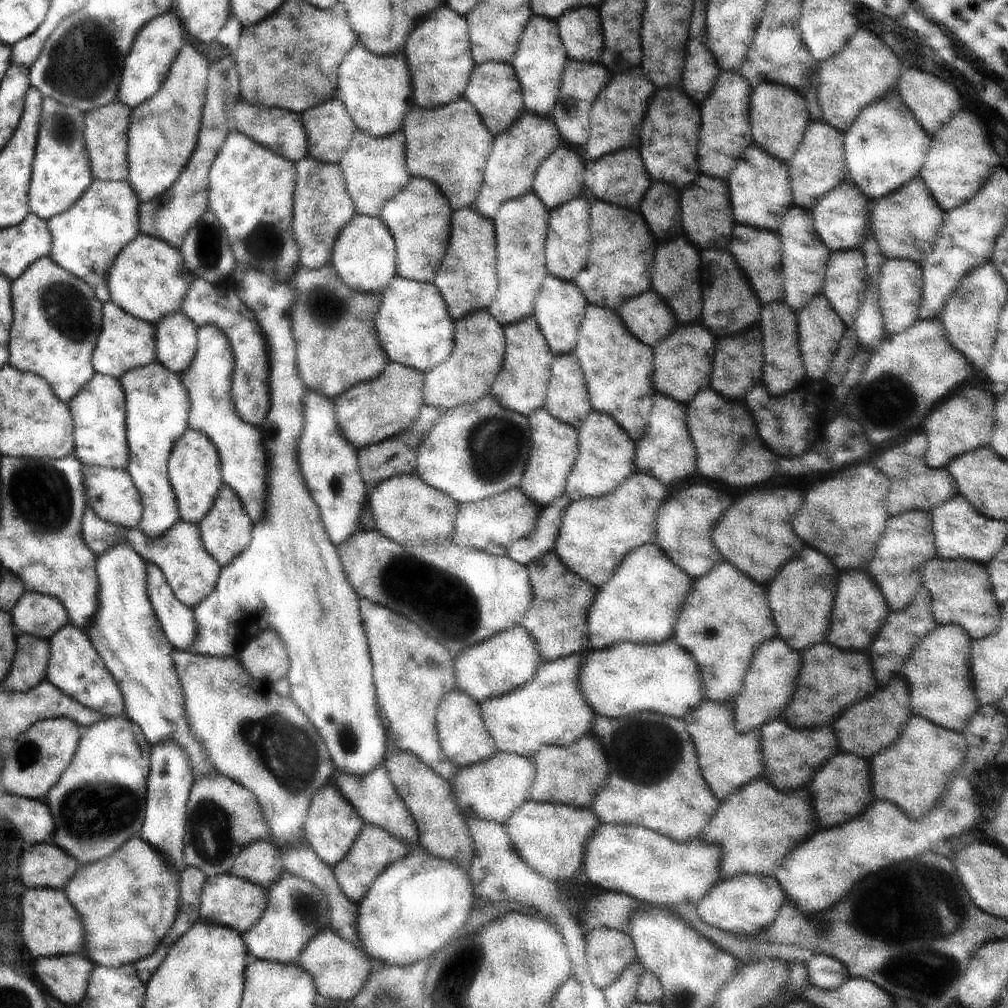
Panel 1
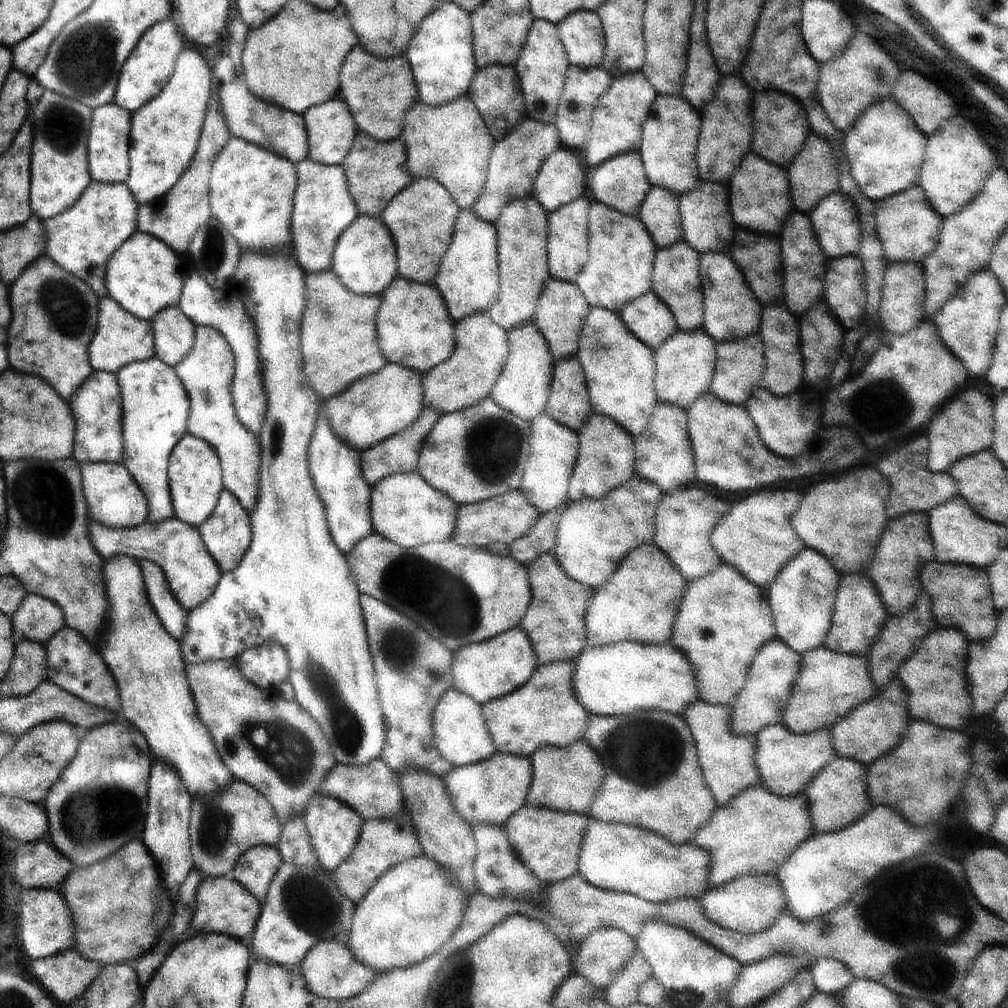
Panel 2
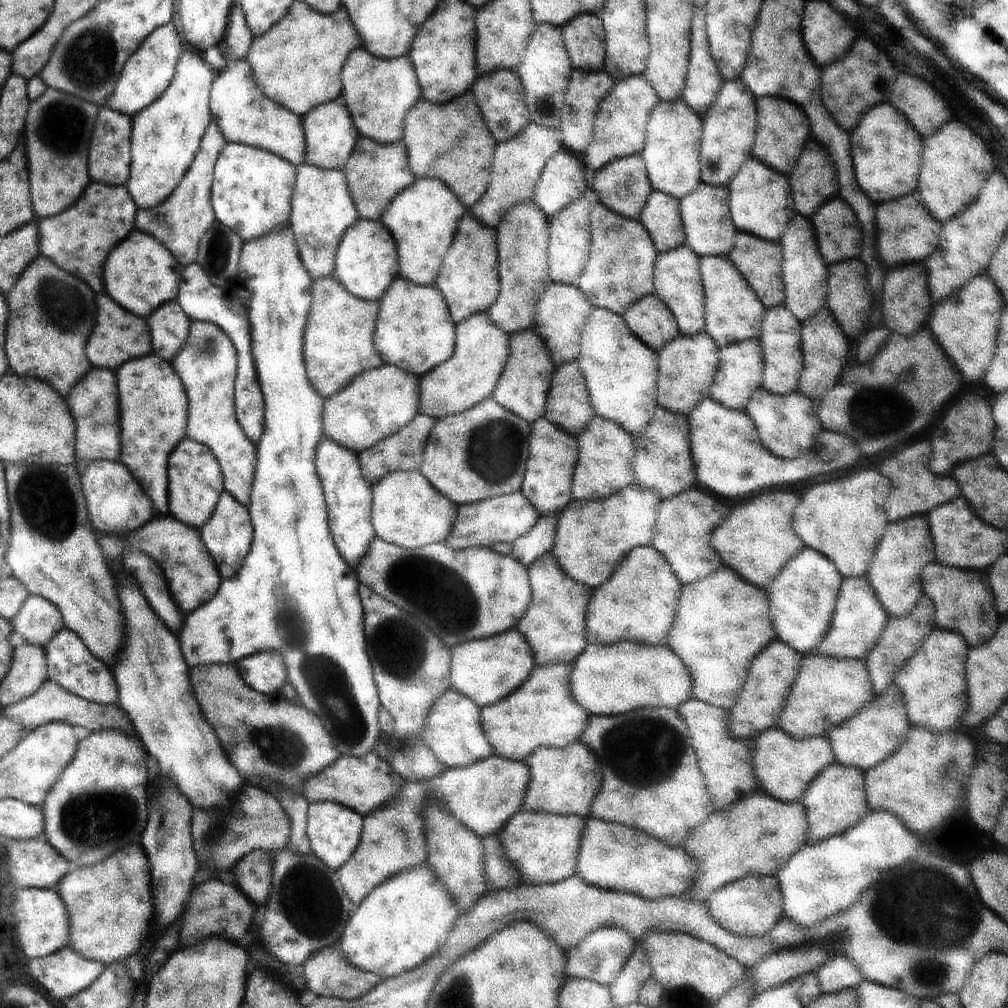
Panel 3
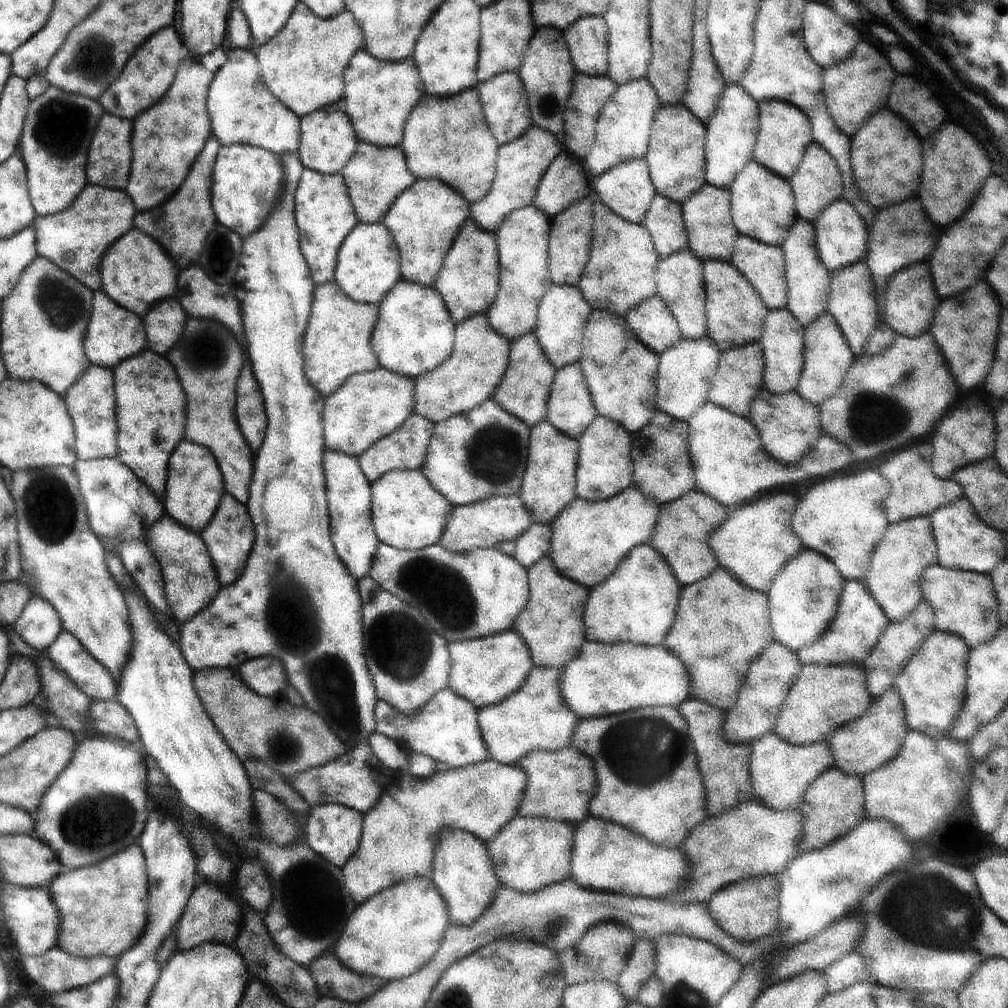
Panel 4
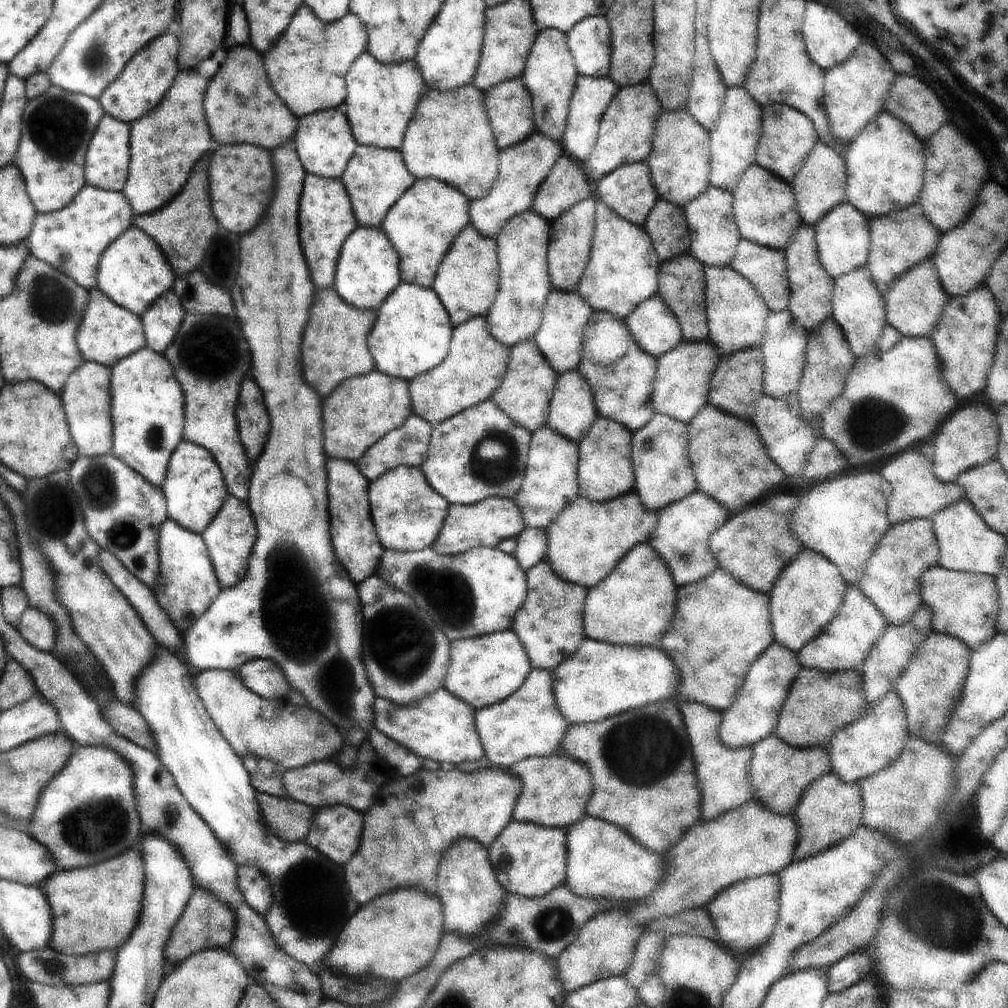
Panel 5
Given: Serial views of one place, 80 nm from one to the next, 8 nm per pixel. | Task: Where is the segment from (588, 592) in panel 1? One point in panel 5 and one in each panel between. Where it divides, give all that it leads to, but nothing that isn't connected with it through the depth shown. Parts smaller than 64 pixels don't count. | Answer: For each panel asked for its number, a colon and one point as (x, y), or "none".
2: (558, 621)
3: (556, 626)
4: (553, 624)
5: (551, 625)

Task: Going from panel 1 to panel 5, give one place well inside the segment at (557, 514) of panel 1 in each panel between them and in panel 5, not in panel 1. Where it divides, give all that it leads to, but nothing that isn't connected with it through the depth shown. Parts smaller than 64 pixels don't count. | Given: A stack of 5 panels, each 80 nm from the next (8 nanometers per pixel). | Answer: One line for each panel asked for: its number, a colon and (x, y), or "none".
2: (541, 540)
3: (539, 540)
4: (533, 544)
5: (531, 548)

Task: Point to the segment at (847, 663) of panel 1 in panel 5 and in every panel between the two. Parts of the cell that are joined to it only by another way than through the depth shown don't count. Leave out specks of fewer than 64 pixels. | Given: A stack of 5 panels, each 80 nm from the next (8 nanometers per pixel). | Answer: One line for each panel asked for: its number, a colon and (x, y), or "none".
2: (830, 684)
3: (828, 691)
4: (824, 698)
5: (819, 702)

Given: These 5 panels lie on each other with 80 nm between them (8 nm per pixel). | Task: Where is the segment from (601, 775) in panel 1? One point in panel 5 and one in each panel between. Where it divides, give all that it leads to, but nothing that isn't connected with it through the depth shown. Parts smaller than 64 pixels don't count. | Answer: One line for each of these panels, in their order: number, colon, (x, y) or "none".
2: (565, 779)
3: (565, 781)
4: (559, 787)
5: (556, 789)

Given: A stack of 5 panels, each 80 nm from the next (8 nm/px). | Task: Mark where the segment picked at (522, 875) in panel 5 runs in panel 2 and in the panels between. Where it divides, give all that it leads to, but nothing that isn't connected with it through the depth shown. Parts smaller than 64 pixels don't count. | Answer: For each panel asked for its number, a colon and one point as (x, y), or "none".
2: (548, 841)
3: (542, 848)
4: (531, 853)

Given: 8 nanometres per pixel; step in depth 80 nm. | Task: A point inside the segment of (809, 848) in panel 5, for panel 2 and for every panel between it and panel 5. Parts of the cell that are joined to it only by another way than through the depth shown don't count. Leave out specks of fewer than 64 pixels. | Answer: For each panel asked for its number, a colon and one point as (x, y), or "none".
2: (839, 796)
3: (836, 801)
4: (834, 805)

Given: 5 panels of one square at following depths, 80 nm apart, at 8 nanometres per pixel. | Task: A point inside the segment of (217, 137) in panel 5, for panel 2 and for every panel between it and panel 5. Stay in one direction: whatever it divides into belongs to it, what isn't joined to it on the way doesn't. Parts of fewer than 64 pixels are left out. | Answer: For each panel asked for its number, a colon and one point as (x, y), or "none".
2: (265, 124)
3: (244, 113)
4: (244, 111)

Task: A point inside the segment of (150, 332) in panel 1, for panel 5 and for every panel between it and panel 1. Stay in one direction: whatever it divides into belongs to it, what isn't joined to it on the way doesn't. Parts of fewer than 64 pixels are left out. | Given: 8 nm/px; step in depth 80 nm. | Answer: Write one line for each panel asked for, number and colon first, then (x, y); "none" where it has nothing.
2: (123, 338)
3: (119, 335)
4: (115, 334)
5: (110, 333)

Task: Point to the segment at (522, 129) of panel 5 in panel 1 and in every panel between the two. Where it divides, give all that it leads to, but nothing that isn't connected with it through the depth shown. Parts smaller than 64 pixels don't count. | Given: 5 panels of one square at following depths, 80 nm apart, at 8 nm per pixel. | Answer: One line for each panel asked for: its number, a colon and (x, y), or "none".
1: (495, 89)
2: (498, 94)
3: (501, 95)
4: (507, 96)

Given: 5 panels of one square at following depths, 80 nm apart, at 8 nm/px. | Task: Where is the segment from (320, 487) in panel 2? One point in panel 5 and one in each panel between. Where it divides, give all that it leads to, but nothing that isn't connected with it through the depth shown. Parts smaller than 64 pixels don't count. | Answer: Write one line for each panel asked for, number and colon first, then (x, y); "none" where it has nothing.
3: (349, 495)
4: (349, 493)
5: (354, 535)

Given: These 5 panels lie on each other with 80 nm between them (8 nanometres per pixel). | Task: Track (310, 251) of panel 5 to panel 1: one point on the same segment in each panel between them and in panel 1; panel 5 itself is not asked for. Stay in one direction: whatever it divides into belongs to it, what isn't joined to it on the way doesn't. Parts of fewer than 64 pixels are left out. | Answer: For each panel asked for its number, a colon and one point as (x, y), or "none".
1: (323, 207)
2: (324, 207)
3: (323, 209)
4: (325, 211)

